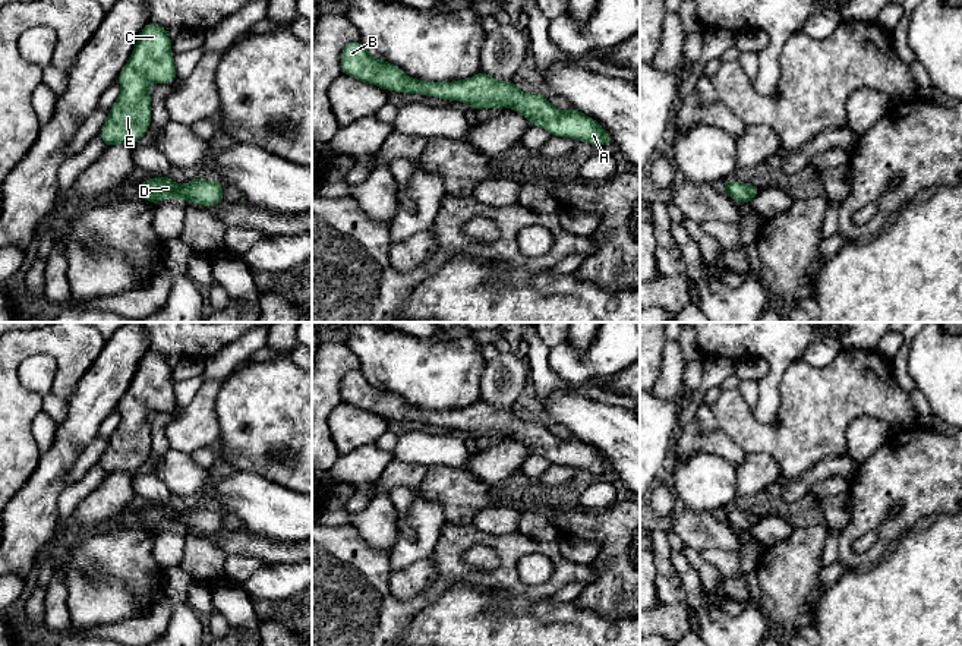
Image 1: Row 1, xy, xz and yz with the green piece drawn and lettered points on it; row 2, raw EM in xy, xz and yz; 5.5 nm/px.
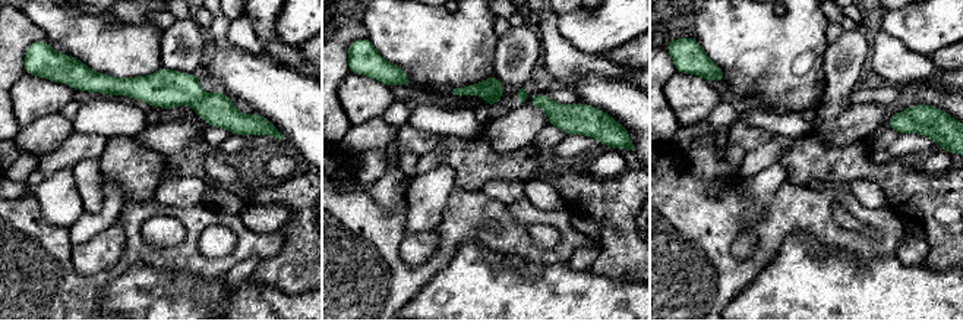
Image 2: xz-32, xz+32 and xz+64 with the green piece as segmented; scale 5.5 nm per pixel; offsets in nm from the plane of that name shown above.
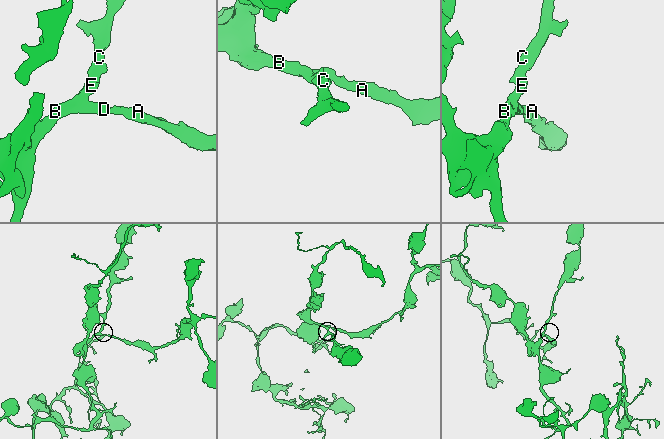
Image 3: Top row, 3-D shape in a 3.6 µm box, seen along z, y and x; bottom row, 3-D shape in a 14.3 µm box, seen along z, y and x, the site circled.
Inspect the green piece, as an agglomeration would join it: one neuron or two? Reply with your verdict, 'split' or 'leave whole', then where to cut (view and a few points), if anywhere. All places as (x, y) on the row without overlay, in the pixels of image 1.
leave whole | no cut

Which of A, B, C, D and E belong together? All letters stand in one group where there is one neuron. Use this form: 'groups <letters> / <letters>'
groups A B C D E

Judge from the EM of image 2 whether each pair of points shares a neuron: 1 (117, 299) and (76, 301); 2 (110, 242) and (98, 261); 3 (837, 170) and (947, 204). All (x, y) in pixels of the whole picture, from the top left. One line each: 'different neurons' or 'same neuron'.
1: different neurons
2: same neuron
3: same neuron

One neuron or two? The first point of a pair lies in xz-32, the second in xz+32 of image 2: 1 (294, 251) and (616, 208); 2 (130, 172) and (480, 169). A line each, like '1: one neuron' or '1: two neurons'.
1: one neuron
2: one neuron

